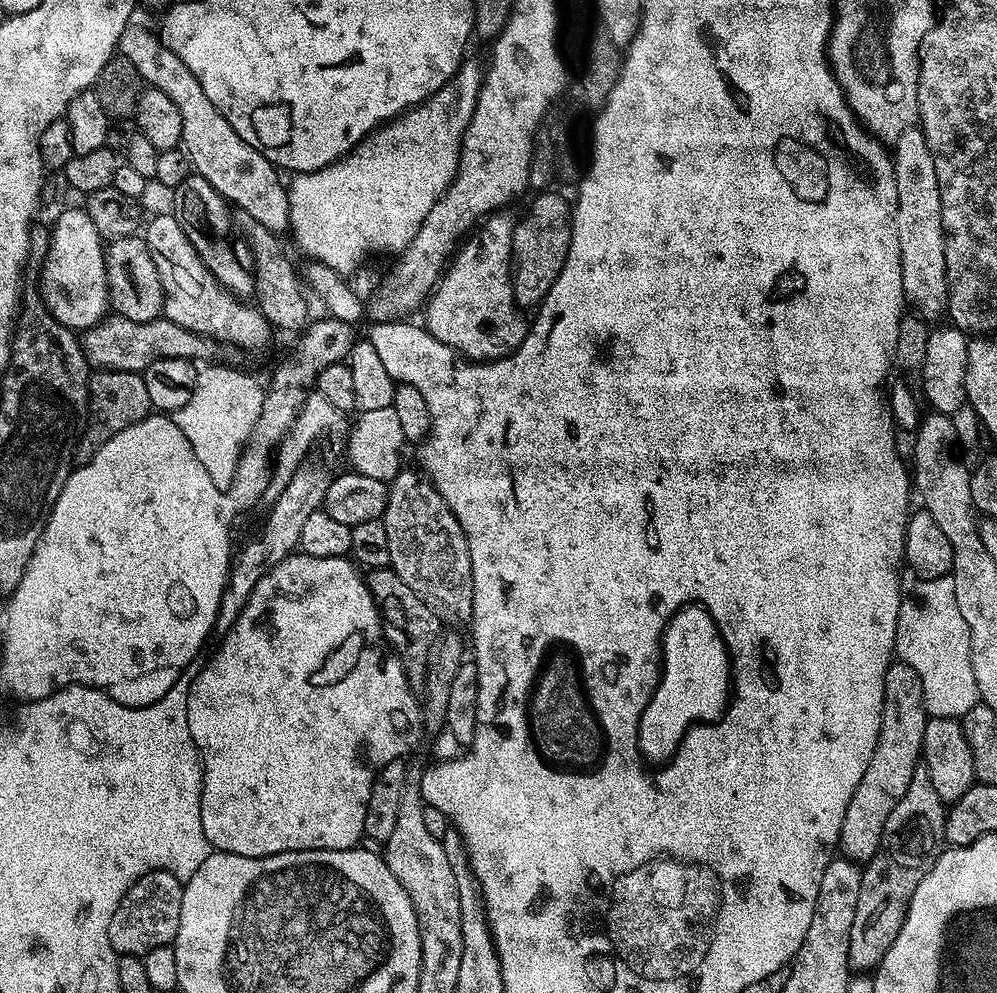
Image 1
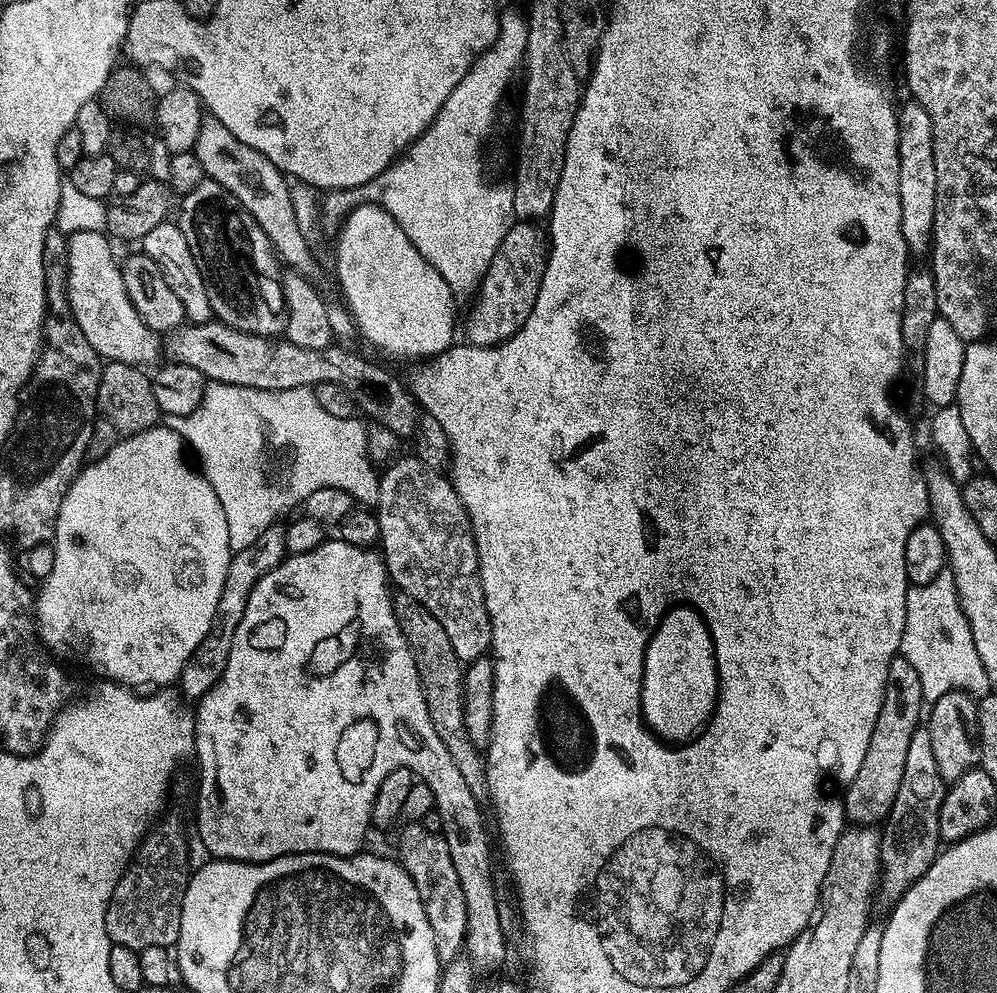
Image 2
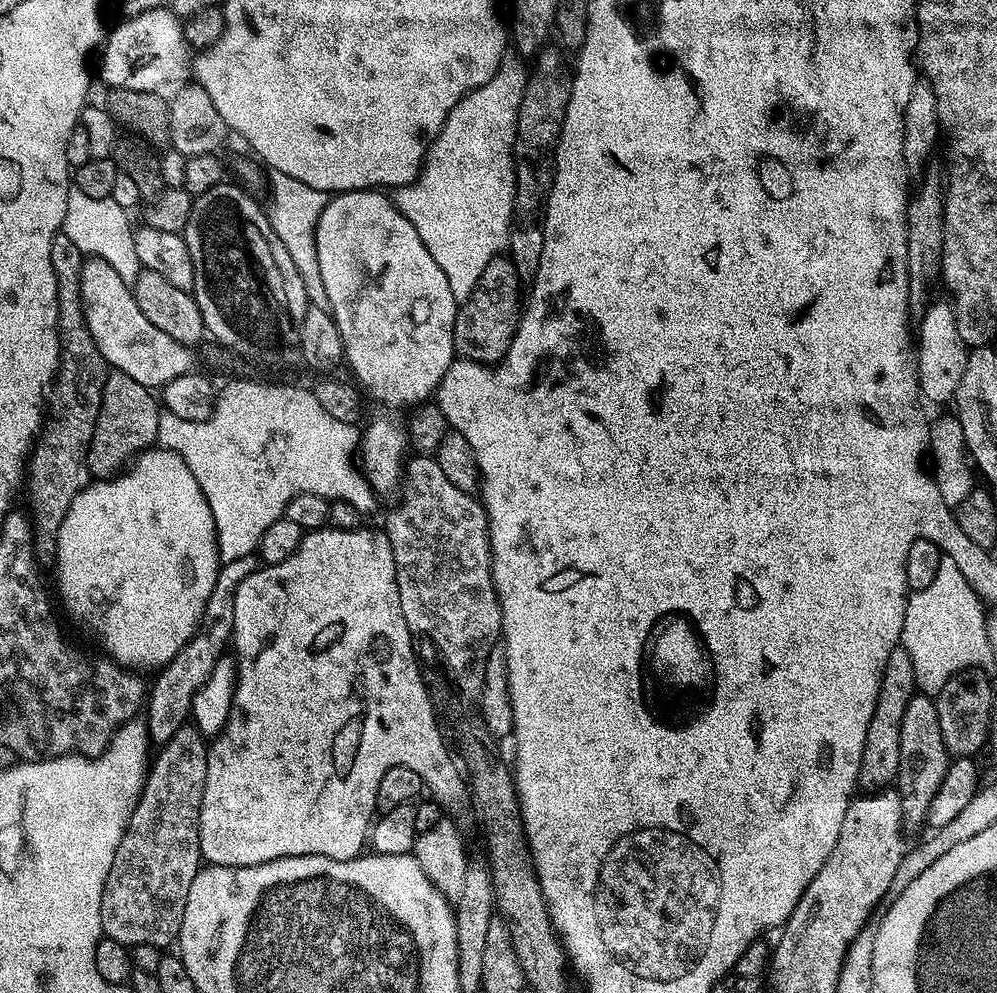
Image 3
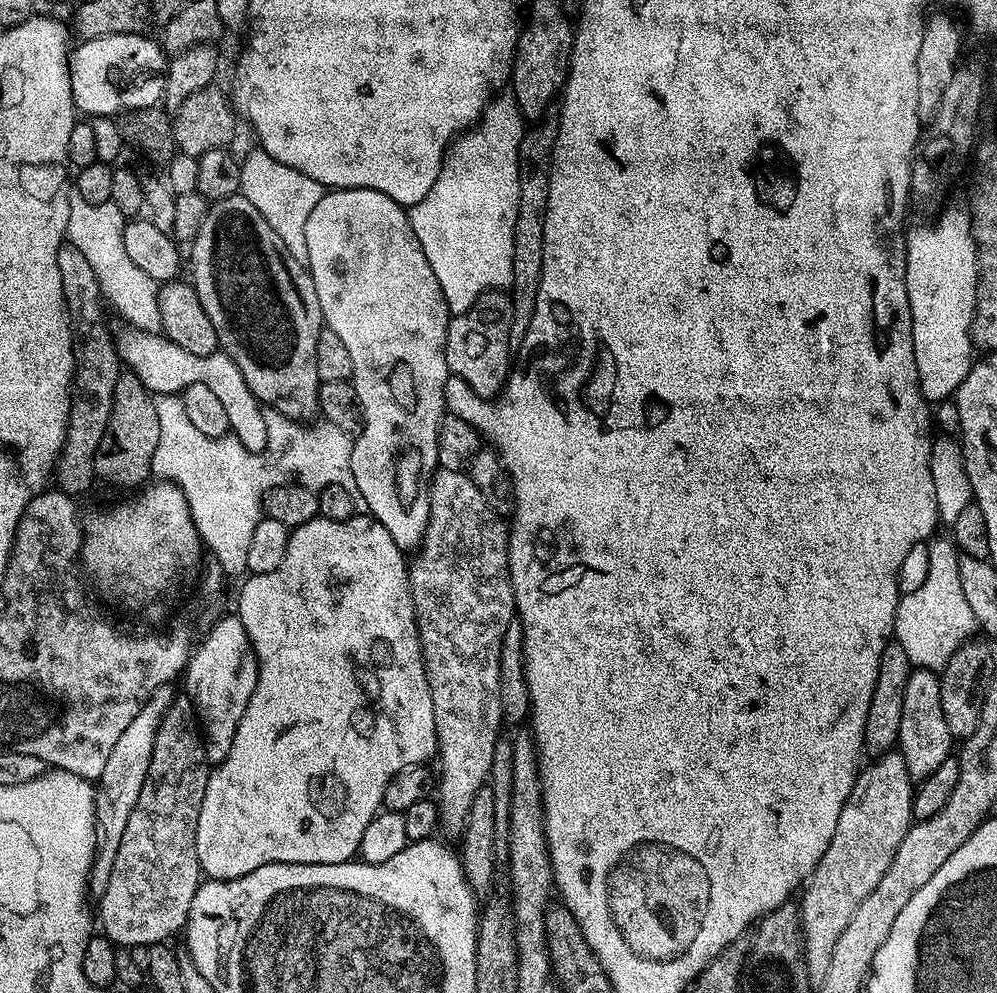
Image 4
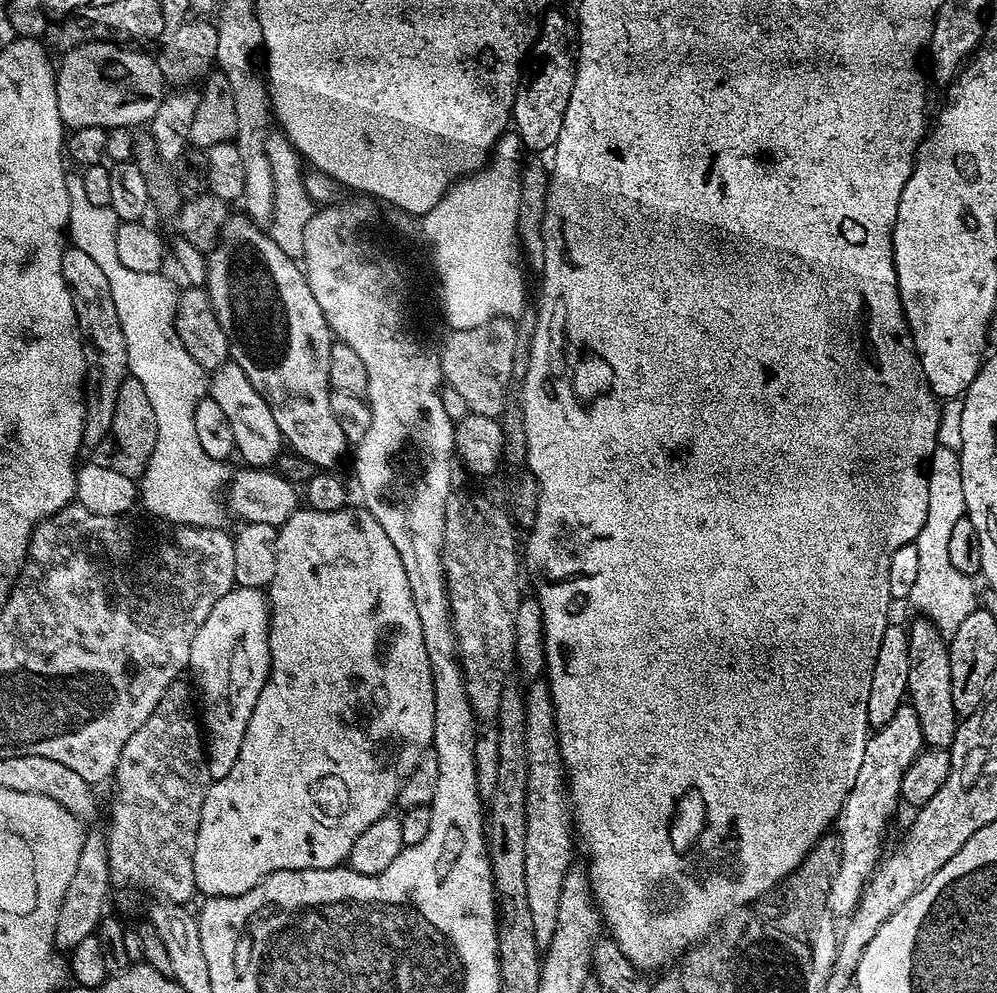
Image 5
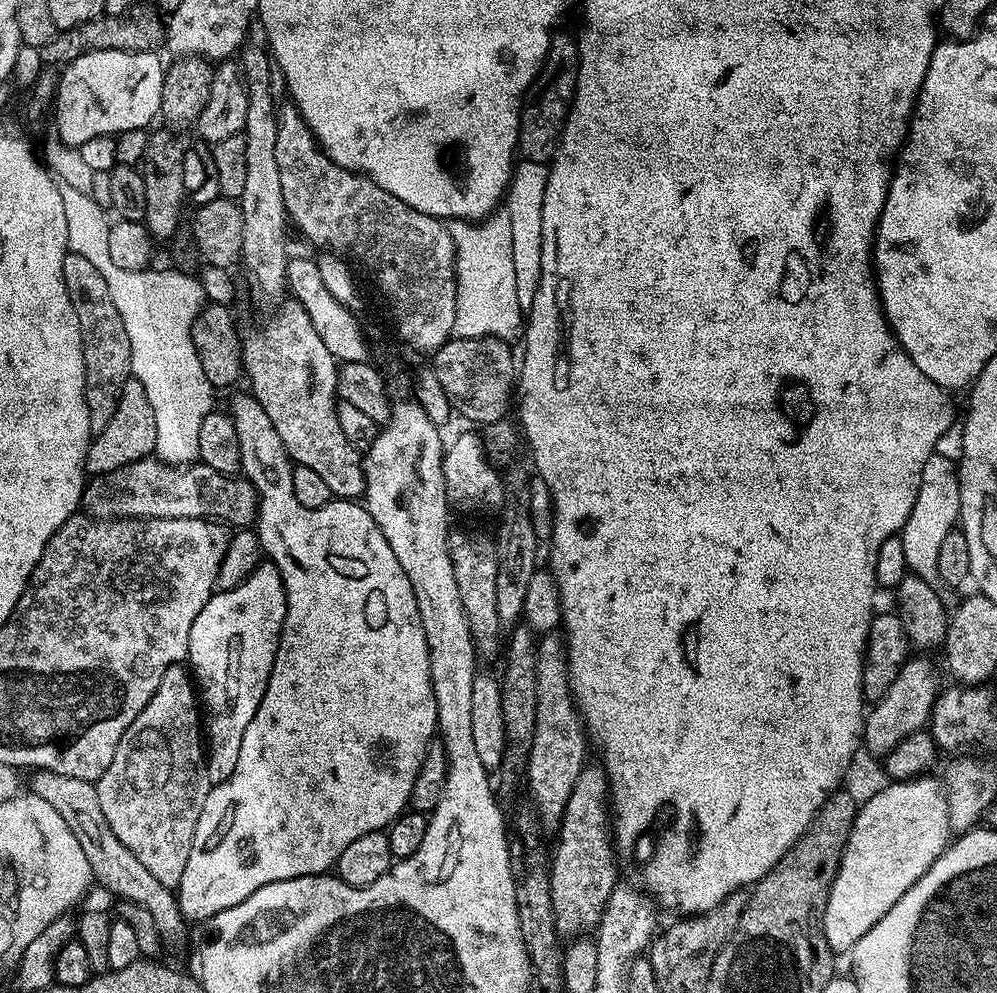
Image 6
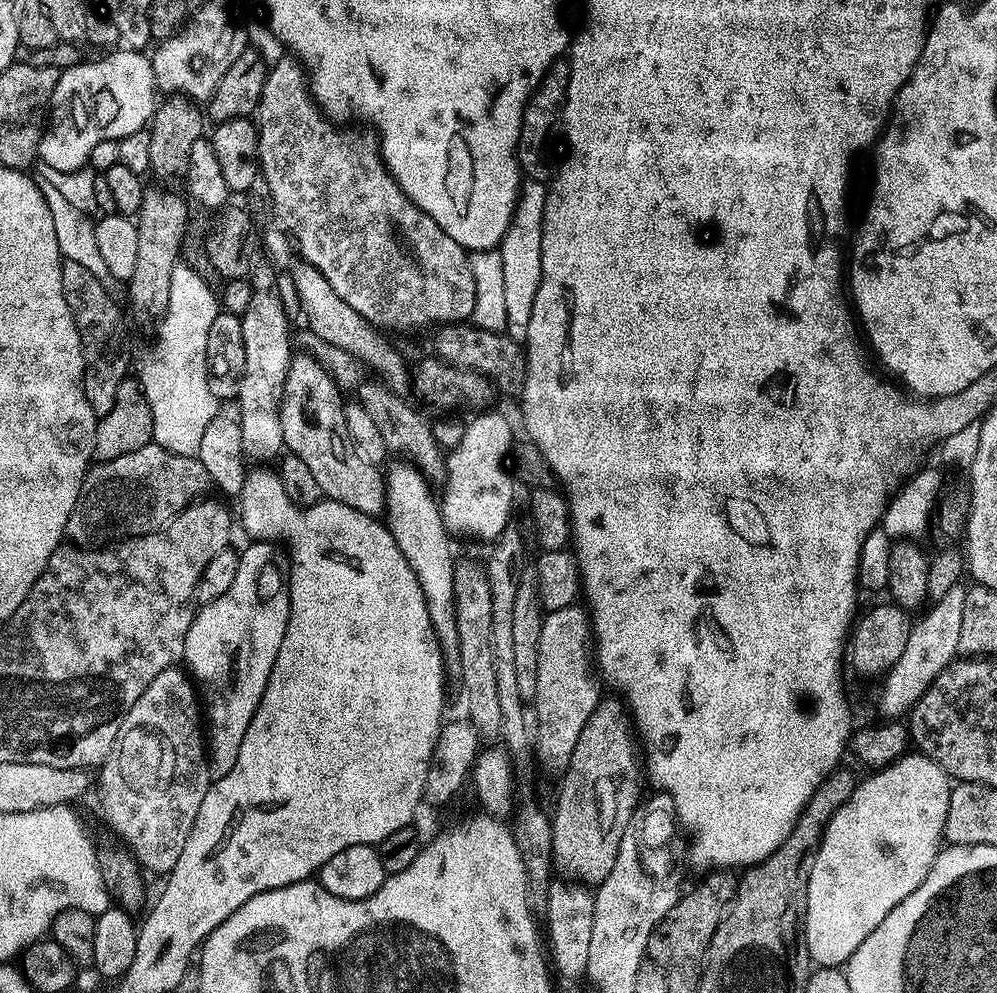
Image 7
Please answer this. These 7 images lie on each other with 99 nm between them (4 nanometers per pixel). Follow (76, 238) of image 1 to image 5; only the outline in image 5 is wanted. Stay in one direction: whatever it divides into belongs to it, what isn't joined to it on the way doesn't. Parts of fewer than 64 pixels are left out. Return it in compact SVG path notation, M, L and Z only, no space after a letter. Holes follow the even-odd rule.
M231 362L215 369L210 376L210 398L218 402L218 407L230 418L230 426L234 429L236 452L245 460L245 465L253 469L267 469L268 464L280 452L282 437L278 430L278 422L274 422L274 414L270 414L270 406L250 386L250 378L242 370L242 366ZM212 388L212 392L211 392Z

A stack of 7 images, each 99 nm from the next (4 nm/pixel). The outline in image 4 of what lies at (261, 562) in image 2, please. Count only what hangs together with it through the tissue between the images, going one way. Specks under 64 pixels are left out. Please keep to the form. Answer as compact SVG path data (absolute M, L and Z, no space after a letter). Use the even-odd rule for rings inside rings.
M165 686L154 690L152 697L134 714L134 722L126 726L122 738L114 745L106 767L102 769L100 779L95 781L96 798L96 858L92 861L90 892L99 898L106 890L106 882L110 882L110 870L114 866L114 858L118 854L118 846L122 842L122 834L126 834L126 822L130 822L130 814L138 802L138 794L142 794L142 786L146 782L146 774L150 766L150 758L154 750L154 738L158 734L158 726L172 707L174 692Z

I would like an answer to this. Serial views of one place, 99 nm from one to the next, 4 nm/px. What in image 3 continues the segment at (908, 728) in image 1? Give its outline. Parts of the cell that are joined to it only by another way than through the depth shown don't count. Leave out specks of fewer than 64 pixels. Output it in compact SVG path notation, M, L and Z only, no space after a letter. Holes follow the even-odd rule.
M901 646L890 650L890 658L886 658L886 666L882 670L874 718L870 718L870 730L866 730L862 762L858 770L858 784L861 789L883 790L895 781L898 758L902 758L902 718L906 715L906 704L917 692L914 665L909 654Z

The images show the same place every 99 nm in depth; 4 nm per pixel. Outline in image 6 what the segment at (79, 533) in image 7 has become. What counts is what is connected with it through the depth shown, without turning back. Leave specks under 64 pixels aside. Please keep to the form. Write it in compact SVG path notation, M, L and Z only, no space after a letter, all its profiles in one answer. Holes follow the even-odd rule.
M149 458L130 462L130 466L107 472L105 476L92 476L84 486L82 508L93 520L198 518L244 530L255 521L258 497L251 480L239 475L227 476L199 462L181 466Z

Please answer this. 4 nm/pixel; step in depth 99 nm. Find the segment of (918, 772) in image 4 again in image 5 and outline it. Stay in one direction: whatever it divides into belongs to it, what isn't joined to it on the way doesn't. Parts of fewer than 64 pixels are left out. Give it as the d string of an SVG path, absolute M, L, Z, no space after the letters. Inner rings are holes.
M916 618L908 628L908 653L910 678L906 700L912 705L914 714L918 714L924 744L930 748L949 749L956 733L958 717L950 698L950 658L945 637L931 620Z

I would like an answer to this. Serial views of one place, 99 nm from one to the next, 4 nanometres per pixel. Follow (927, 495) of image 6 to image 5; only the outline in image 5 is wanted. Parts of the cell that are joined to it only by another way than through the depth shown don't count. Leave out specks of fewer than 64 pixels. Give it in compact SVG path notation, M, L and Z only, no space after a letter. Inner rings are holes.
M937 446L932 451L932 458L926 465L928 477L928 513L922 530L914 541L918 550L918 578L910 593L910 601L917 608L923 619L933 624L946 634L956 632L966 614L978 606L973 577L959 574L950 564L947 554L947 540L958 518L966 515L964 491L962 490L962 466L960 454L949 448Z

